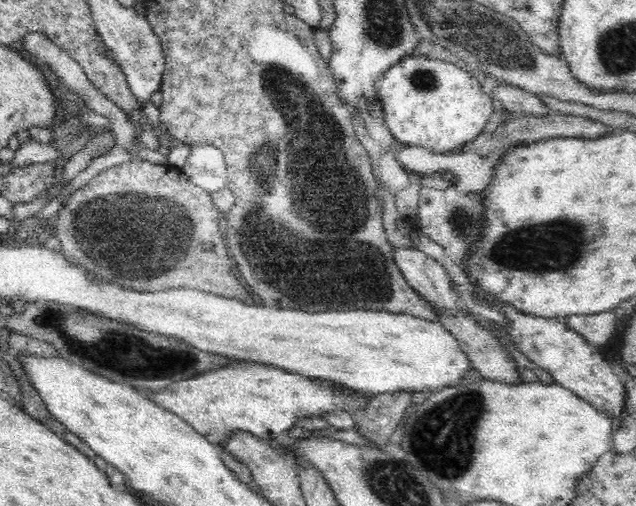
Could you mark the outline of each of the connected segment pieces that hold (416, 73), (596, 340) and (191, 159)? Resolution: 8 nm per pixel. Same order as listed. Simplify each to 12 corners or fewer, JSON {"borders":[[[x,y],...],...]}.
{"borders":[[[407,56],[378,80],[398,141],[448,155],[497,109],[474,74]],[[614,311],[568,316],[565,325],[590,346],[602,346],[616,330]],[[212,144],[188,145],[182,170],[214,194],[227,186],[223,152]]]}

